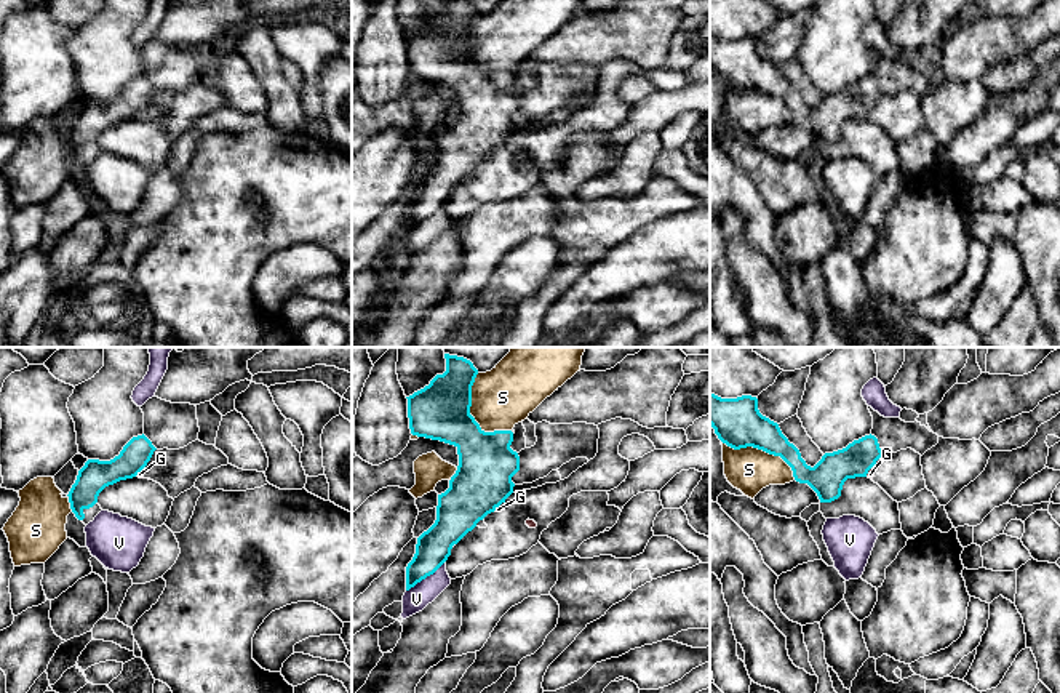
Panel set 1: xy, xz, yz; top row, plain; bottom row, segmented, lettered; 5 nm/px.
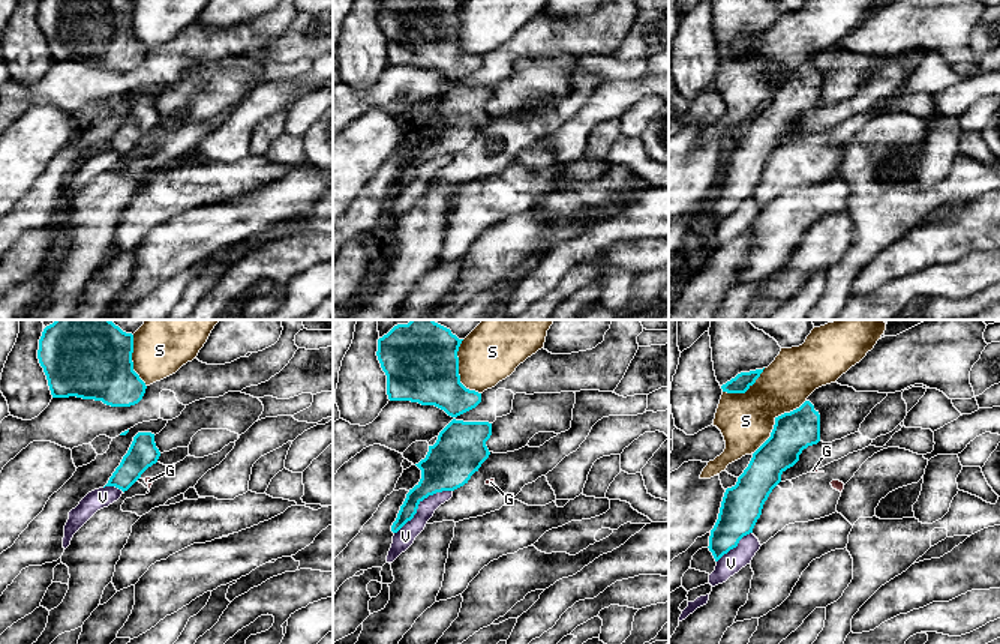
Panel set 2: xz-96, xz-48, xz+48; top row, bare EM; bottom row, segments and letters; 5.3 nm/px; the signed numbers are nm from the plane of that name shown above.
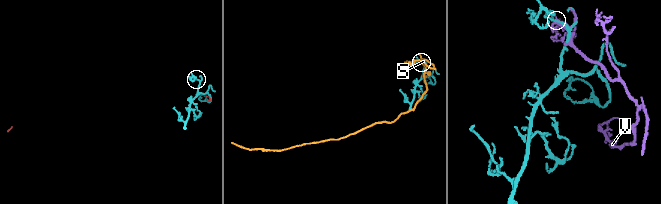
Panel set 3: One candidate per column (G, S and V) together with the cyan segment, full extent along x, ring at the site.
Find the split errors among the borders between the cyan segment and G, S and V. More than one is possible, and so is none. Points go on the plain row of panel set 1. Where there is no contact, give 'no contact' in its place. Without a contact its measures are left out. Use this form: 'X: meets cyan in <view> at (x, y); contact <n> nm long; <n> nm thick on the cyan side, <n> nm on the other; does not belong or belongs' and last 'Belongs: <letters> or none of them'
G: meets cyan in yz at (868, 111); contact 70 nm long; 180 nm thick on the cyan side, 40 nm on the other; does not belong
S: meets cyan in xz at (470, 56); contact 340 nm long; 280 nm thick on the cyan side, 300 nm on the other; does not belong
V: meets cyan in xz at (424, 220); contact 240 nm long; 180 nm thick on the cyan side, 120 nm on the other; does not belong
Belongs: none of them

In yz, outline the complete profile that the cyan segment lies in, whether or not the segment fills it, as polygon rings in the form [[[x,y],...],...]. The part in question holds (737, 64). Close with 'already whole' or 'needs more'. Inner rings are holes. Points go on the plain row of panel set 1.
[[[710,34],[710,67],[718,80],[734,91],[753,88],[780,98],[791,109],[795,122],[807,125],[820,144],[838,141],[847,120],[867,118],[883,98],[878,80],[870,75],[843,91],[825,94],[811,109],[779,66],[759,54],[758,40],[751,37],[721,40]]]; already whole

